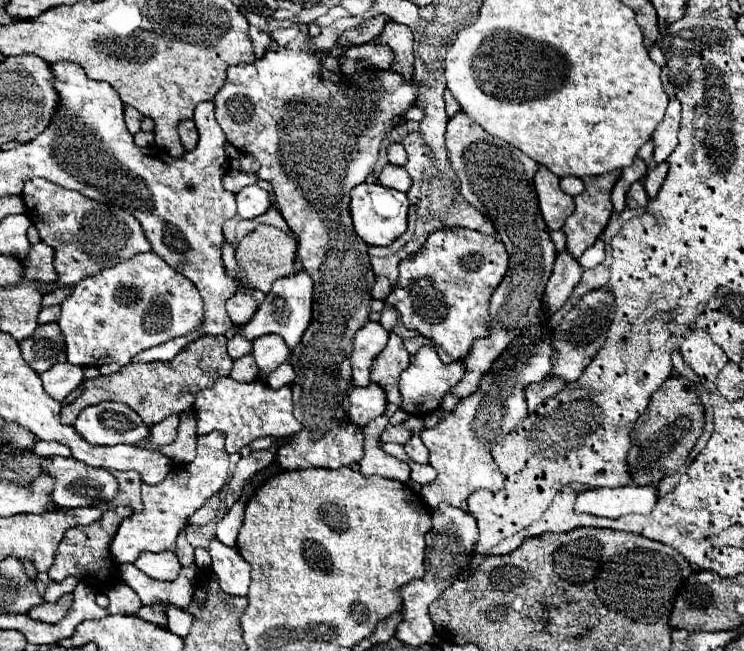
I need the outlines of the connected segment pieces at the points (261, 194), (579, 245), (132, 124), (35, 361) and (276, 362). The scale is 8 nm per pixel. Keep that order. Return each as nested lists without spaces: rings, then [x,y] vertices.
[[[245,186],[237,194],[237,208],[241,218],[257,218],[265,214],[273,206],[269,192],[261,190],[259,186]]]
[[[615,170],[615,172],[609,172],[609,174],[603,174],[603,176],[587,176],[583,178],[583,184],[585,184],[585,192],[575,196],[575,204],[577,204],[577,210],[565,220],[563,224],[563,232],[567,236],[567,252],[573,256],[573,258],[581,258],[581,254],[595,244],[595,240],[601,236],[601,232],[605,230],[609,218],[611,218],[611,212],[613,212],[613,204],[611,204],[611,190],[617,182],[617,178],[621,176],[621,170]]]
[[[125,106],[125,124],[127,124],[127,130],[129,130],[131,134],[139,132],[141,118],[143,118],[143,116],[141,116],[139,112],[135,112],[135,108],[129,108],[129,106]]]
[[[55,322],[37,326],[35,334],[31,338],[25,338],[23,342],[19,342],[19,346],[21,346],[25,362],[37,374],[45,372],[55,362],[63,362],[65,360],[63,336],[61,336],[61,330],[59,330],[59,326]]]
[[[267,334],[259,340],[253,342],[253,356],[257,362],[257,368],[265,374],[273,372],[277,366],[281,366],[283,362],[287,362],[289,358],[289,348],[283,344],[283,340],[279,340],[279,336],[275,334]]]

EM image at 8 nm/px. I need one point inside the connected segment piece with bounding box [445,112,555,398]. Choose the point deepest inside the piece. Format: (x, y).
(496, 178)

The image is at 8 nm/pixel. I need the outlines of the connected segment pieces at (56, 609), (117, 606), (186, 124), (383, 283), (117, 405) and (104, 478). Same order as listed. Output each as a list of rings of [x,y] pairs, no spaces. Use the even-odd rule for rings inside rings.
[[[35,606],[35,608],[31,608],[29,616],[43,620],[43,622],[57,622],[59,618],[65,616],[67,608],[69,606]]]
[[[124,582],[113,584],[105,594],[111,600],[111,604],[107,608],[109,614],[127,614],[127,616],[131,616],[143,606],[137,593]]]
[[[183,120],[179,124],[179,136],[181,136],[181,144],[185,146],[185,150],[193,150],[197,144],[197,128],[193,120]]]
[[[377,278],[377,282],[375,282],[371,294],[373,294],[375,300],[385,300],[385,298],[389,296],[391,288],[393,288],[393,286],[391,286],[391,282],[389,282],[387,278]]]
[[[99,402],[83,408],[73,428],[91,446],[139,444],[151,434],[141,416],[121,402]]]
[[[51,456],[45,458],[41,464],[41,472],[53,476],[55,486],[51,490],[51,500],[57,508],[81,508],[81,506],[101,506],[109,502],[117,494],[117,480],[105,468],[87,466],[75,458],[59,458]]]

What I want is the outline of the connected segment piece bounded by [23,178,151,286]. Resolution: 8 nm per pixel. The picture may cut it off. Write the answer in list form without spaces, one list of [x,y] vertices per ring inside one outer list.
[[[43,178],[25,182],[23,200],[27,216],[33,218],[41,234],[41,242],[49,244],[55,252],[55,270],[59,274],[59,286],[75,286],[79,280],[117,264],[119,260],[131,258],[141,252],[151,252],[141,224],[117,206],[95,202],[75,190],[61,188]]]

